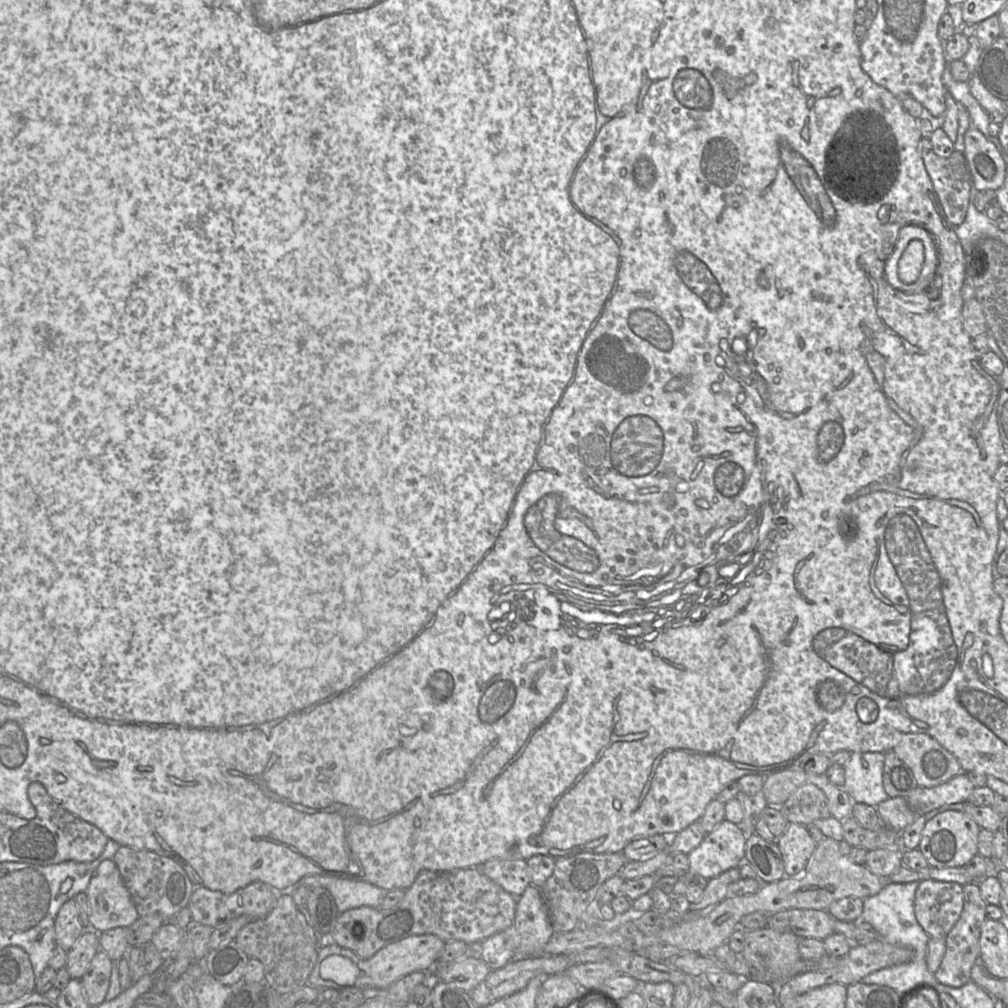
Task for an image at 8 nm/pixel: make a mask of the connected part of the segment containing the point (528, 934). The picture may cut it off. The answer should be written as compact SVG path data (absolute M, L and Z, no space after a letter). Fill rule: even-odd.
M531 884L516 898L514 919L516 958L543 955L543 948L554 935L542 892Z

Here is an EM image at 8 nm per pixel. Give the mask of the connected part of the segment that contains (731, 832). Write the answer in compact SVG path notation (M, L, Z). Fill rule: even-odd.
M723 820L714 830L707 833L698 847L688 854L689 868L685 873L700 875L707 880L739 867L745 861L747 834L735 823Z

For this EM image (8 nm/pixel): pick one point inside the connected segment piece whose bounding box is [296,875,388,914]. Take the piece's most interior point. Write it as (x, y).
(348, 894)

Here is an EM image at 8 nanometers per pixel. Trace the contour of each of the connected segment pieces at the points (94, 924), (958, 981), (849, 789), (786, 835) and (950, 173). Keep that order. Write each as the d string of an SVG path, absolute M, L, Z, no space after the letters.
M113 859L100 863L87 890L89 925L97 933L128 927L140 916Z
M979 883L963 886L964 903L959 919L945 938L946 950L939 968L934 973L936 980L947 986L961 987L971 980L971 968L980 955L981 926L986 918L987 903L981 896Z
M853 752L844 765L845 783L843 789L853 803L865 803L877 807L887 800L883 786L885 753Z
M789 823L777 845L783 858L786 877L798 877L805 872L817 843L806 826Z
M923 137L920 153L947 221L952 227L961 225L966 218L973 186L964 154L953 151L949 157L940 157L933 151L930 139Z

